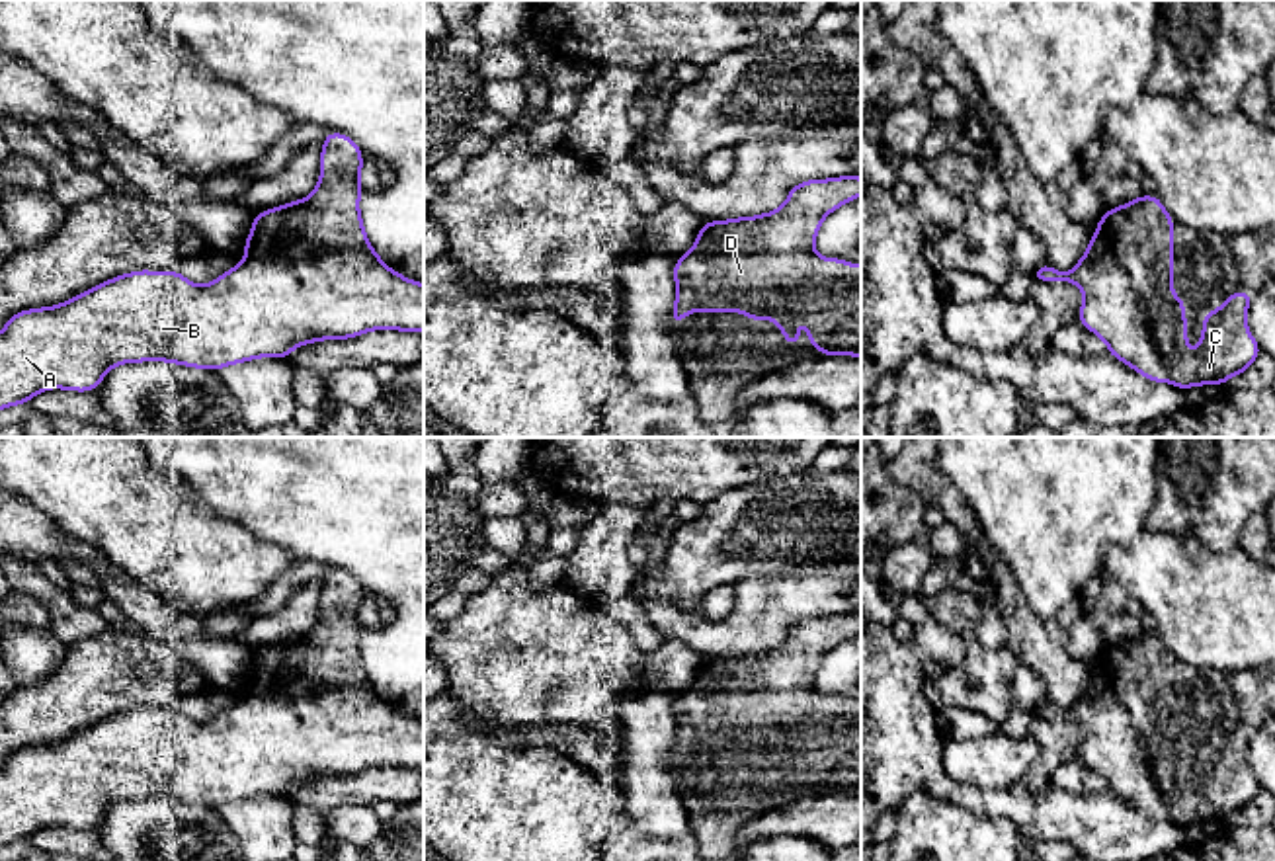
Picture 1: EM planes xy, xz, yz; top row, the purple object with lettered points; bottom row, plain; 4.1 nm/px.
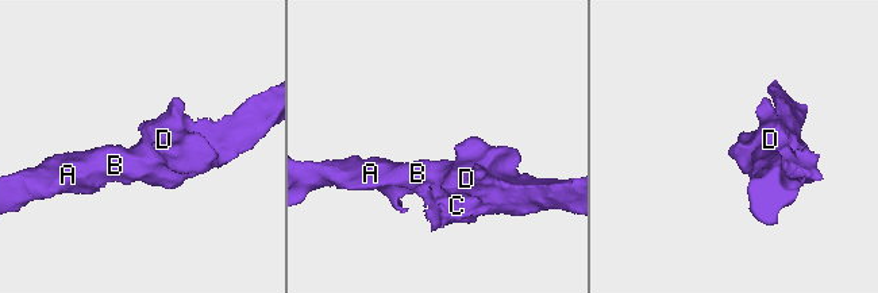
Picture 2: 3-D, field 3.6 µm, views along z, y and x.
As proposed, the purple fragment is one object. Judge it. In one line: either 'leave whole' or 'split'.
leave whole

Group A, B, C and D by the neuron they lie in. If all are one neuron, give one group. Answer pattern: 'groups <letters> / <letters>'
groups A B C D

